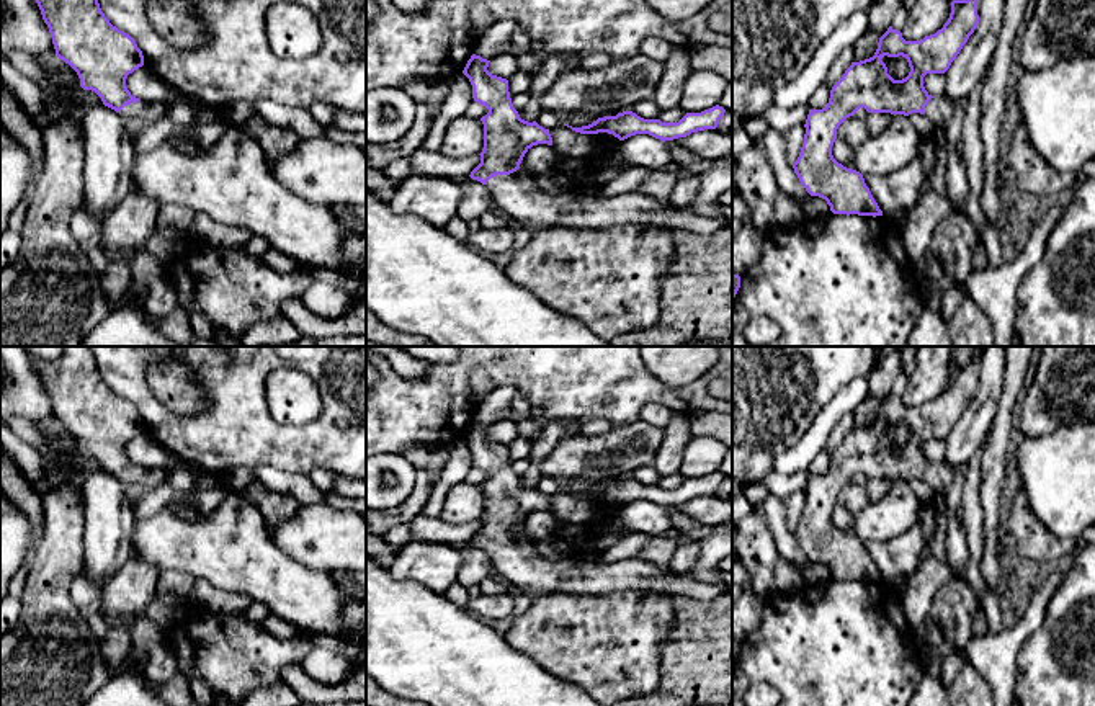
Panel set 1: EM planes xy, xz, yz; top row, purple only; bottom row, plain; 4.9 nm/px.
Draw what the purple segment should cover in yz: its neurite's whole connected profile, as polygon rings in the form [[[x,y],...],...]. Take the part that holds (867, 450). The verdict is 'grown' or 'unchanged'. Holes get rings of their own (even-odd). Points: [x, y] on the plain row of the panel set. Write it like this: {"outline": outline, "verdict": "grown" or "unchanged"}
{"outline": [[[974,355],[968,366],[953,366],[943,394],[920,407],[905,407],[901,397],[889,392],[874,422],[851,428],[832,453],[827,472],[809,476],[804,508],[793,534],[806,557],[825,565],[834,580],[883,582],[863,541],[832,521],[837,495],[847,484],[865,474],[868,479],[894,482],[920,479],[936,492],[950,490],[958,469],[946,461],[932,462],[923,453],[923,443],[945,440],[968,409],[979,389],[979,361],[981,355]],[[884,422],[905,423],[909,441],[894,446],[881,427]]], "verdict": "grown"}

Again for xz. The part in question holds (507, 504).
{"outline": [[[472,420],[463,436],[472,451],[474,467],[489,476],[480,484],[484,490],[480,530],[469,543],[485,551],[497,575],[515,583],[523,593],[534,598],[554,593],[605,597],[646,590],[709,601],[732,590],[721,580],[698,582],[641,557],[613,564],[585,562],[575,557],[544,559],[536,546],[520,534],[520,530],[533,512],[552,512],[549,495],[520,484],[512,471],[508,446],[492,441],[487,436],[489,428]]], "verdict": "grown"}

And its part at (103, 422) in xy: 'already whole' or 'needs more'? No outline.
needs more

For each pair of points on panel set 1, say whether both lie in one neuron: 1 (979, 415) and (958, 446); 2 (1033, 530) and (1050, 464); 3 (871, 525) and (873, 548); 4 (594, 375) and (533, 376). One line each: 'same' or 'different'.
1: same
2: different
3: different
4: same

